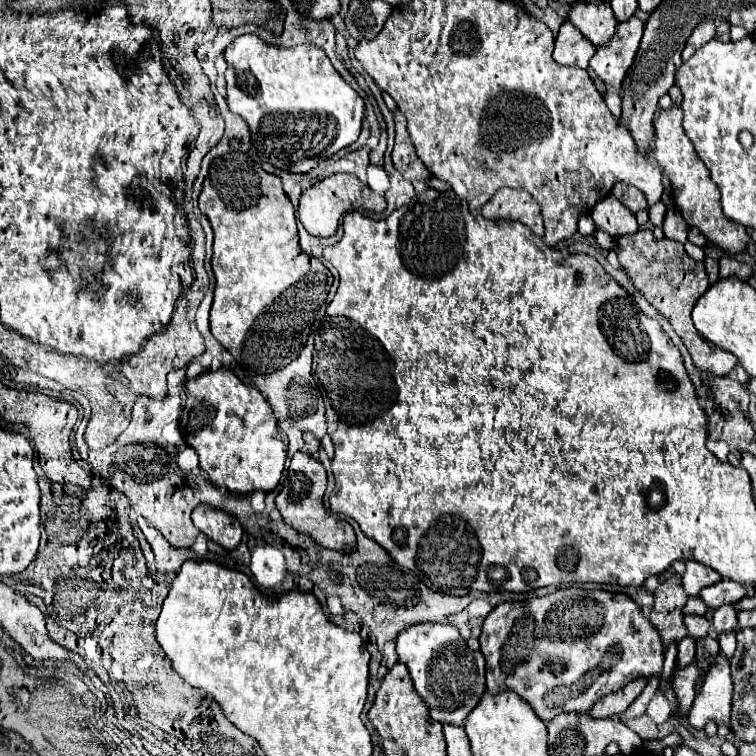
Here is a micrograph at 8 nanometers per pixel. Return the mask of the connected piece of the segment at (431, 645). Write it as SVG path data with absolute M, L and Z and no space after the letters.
M438 622L416 624L400 632L396 652L400 662L408 666L418 694L428 704L430 716L442 724L462 726L468 714L478 706L482 692L486 692L484 656L470 650L454 626Z

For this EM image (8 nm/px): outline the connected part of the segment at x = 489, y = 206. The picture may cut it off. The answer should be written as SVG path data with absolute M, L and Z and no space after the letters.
M500 188L484 206L482 216L490 220L518 220L526 224L536 236L544 236L544 224L540 206L536 200L522 190Z

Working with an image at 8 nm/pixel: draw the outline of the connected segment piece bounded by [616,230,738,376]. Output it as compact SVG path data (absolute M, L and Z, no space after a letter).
M638 230L636 234L616 238L616 242L618 242L618 250L616 250L618 260L620 260L622 268L626 270L626 274L630 276L632 284L672 324L676 334L682 338L686 350L690 352L696 368L700 368L704 372L712 372L716 376L726 376L736 366L736 362L738 362L736 356L710 344L706 338L702 338L702 334L698 334L698 330L694 328L692 318L690 318L690 312L692 312L696 300L710 286L708 276L704 272L704 262L692 260L680 242L674 242L668 238L656 240L650 230Z

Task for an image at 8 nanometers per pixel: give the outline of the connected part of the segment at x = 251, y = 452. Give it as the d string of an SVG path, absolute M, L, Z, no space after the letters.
M230 370L204 372L186 382L180 430L200 456L200 468L218 488L248 496L254 490L270 492L278 486L288 440L280 432L266 398L256 388L244 386Z

